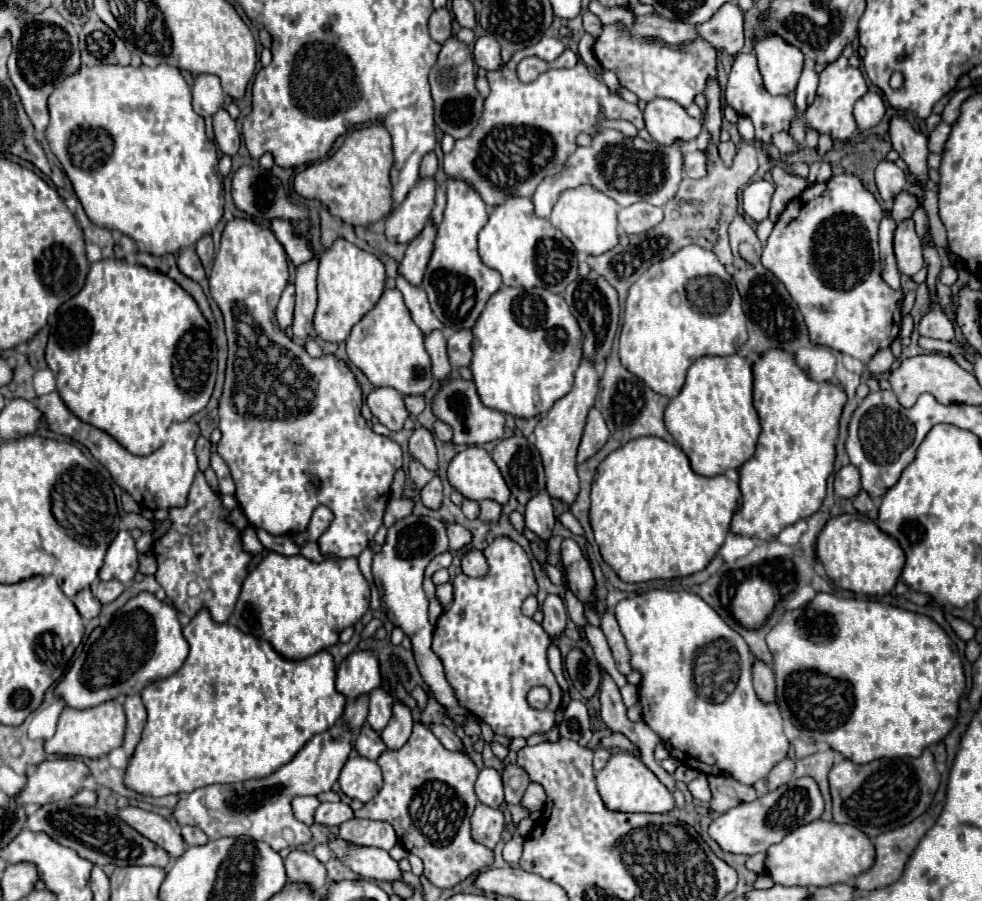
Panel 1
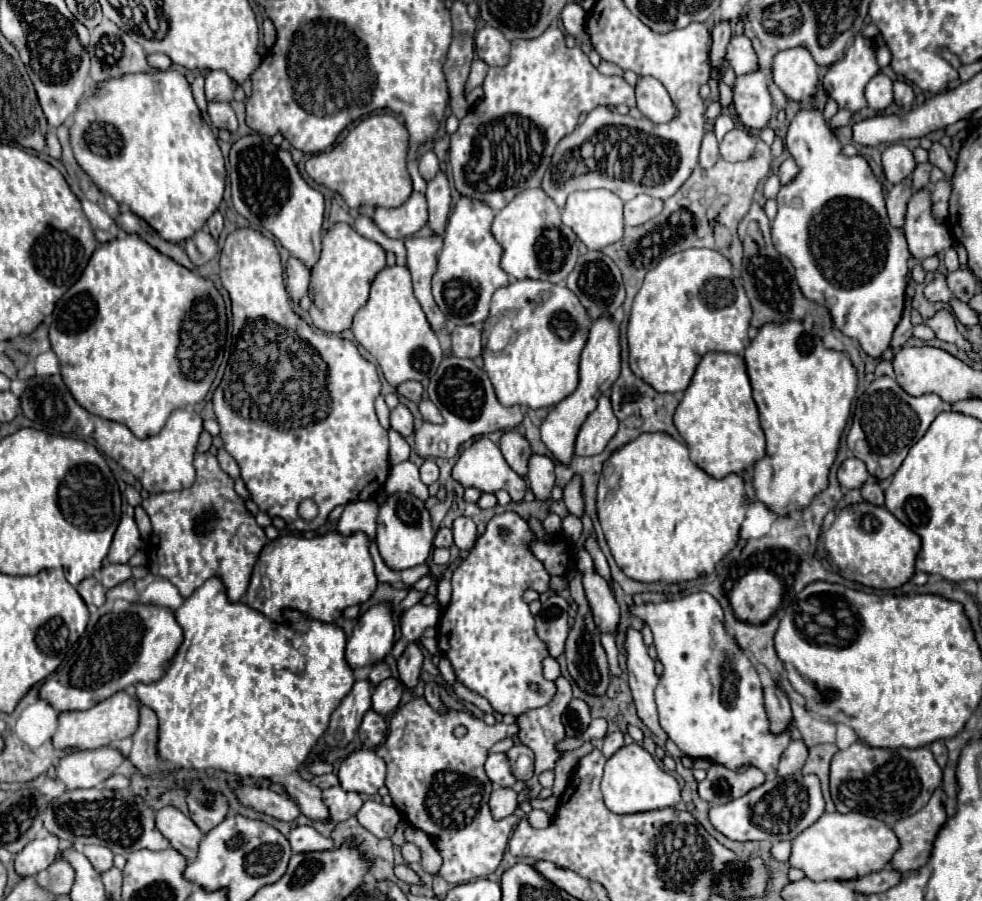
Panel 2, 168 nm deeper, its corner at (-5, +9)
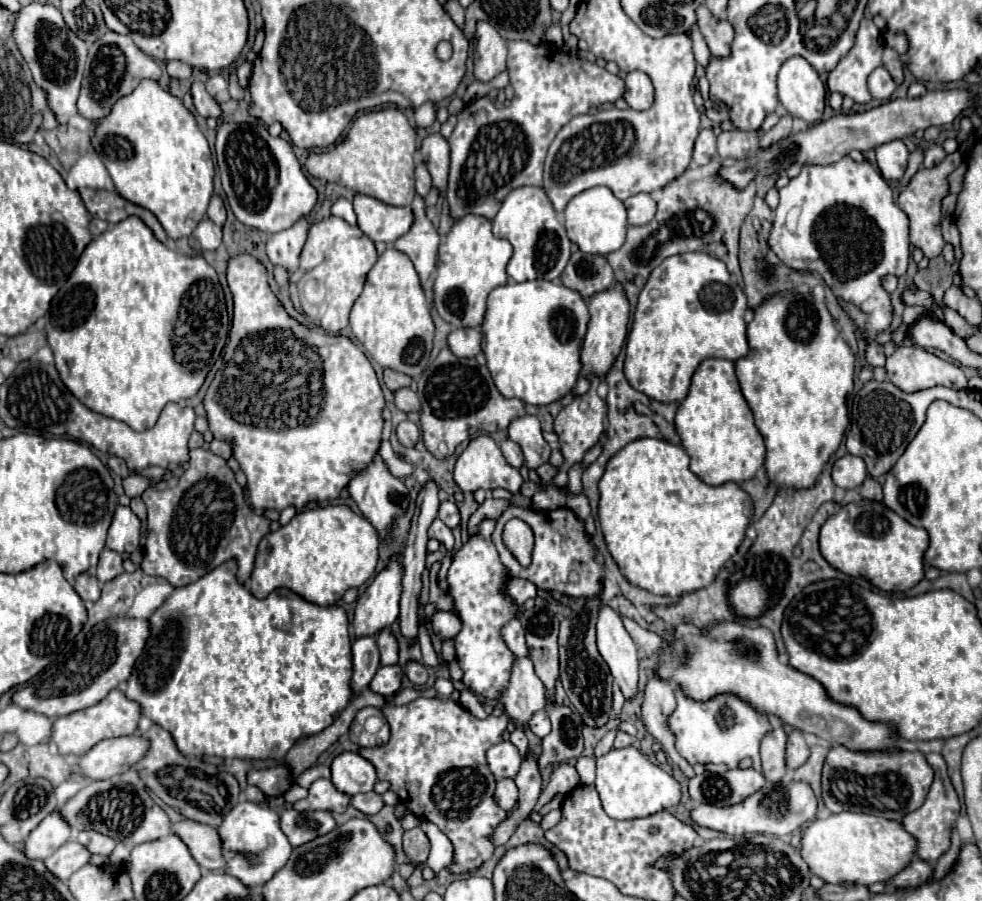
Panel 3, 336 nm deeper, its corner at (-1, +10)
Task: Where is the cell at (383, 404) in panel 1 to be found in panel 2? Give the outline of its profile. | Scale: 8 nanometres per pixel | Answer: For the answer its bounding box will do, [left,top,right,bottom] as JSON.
[391,404,413,436]

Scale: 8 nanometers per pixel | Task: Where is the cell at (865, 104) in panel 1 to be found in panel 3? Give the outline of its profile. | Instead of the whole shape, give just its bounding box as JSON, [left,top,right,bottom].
[869,65,897,99]

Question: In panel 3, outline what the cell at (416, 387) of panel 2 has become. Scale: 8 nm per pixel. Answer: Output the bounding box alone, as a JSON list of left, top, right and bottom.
[383,369,411,391]

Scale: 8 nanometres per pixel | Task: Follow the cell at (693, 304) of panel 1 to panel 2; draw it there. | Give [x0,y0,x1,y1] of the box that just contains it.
[627,248,751,392]

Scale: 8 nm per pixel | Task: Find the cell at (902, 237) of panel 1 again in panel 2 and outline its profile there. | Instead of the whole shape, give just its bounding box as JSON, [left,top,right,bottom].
[903,190,953,262]

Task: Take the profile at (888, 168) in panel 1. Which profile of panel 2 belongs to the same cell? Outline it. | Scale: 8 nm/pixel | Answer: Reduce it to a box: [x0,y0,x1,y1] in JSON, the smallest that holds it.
[883,144,915,184]

